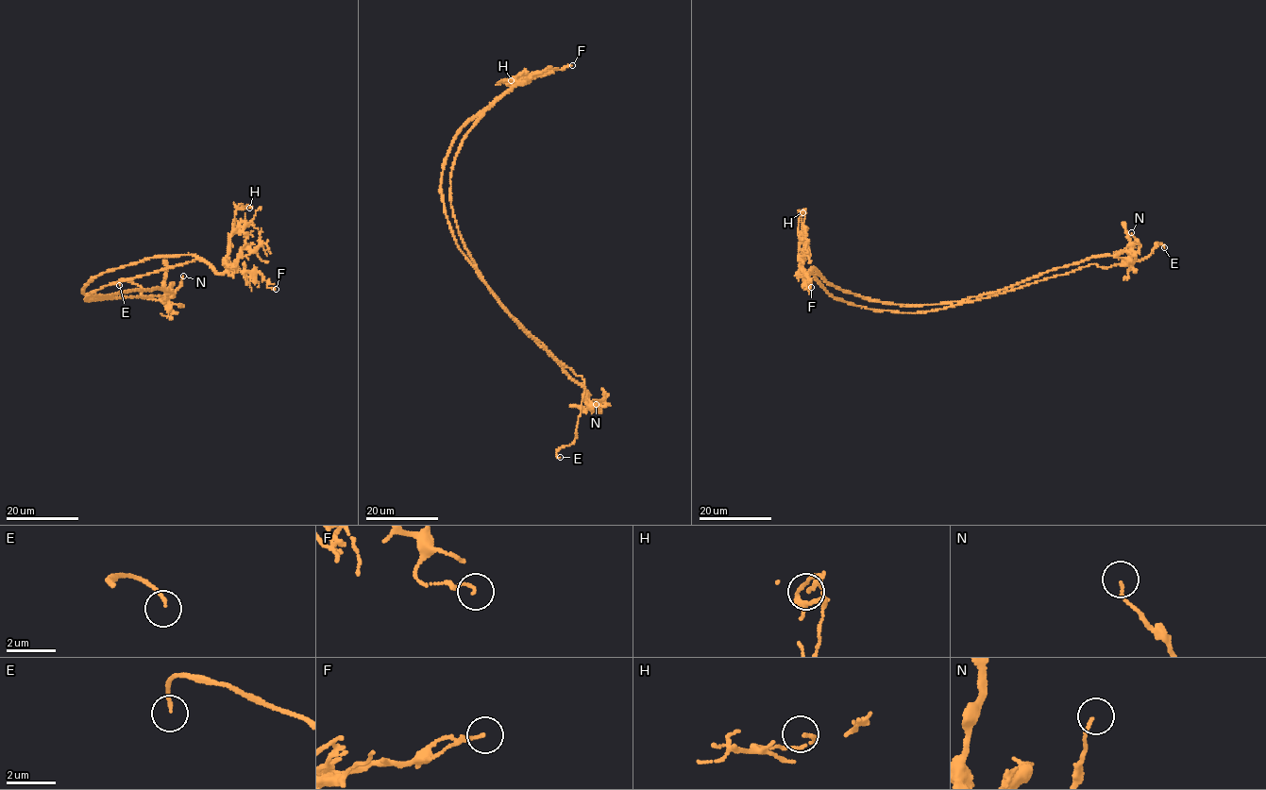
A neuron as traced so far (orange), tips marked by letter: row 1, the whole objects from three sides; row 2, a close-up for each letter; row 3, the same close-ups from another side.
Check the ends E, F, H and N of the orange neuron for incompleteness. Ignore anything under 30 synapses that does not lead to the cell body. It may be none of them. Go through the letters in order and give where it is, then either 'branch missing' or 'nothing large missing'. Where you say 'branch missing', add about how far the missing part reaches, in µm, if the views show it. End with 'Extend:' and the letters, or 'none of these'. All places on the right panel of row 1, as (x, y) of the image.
E: place (1164, 247); branch missing; missing 4 µm
F: place (811, 287); nothing large missing
H: place (802, 212); nothing large missing
N: place (1131, 232); nothing large missing
Extend: E

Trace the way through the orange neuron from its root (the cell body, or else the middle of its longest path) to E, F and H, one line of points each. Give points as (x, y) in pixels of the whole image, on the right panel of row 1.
E: (927, 311), (1002, 294), (1091, 264), (1108, 267), (1139, 261), (1151, 254), (1156, 243), (1160, 243), (1164, 247)
F: (927, 311), (851, 304), (828, 294), (810, 271), (808, 281), (802, 276), (807, 274), (811, 287)
H: (927, 311), (851, 304), (828, 294), (810, 271), (805, 282), (799, 254), (802, 212)

